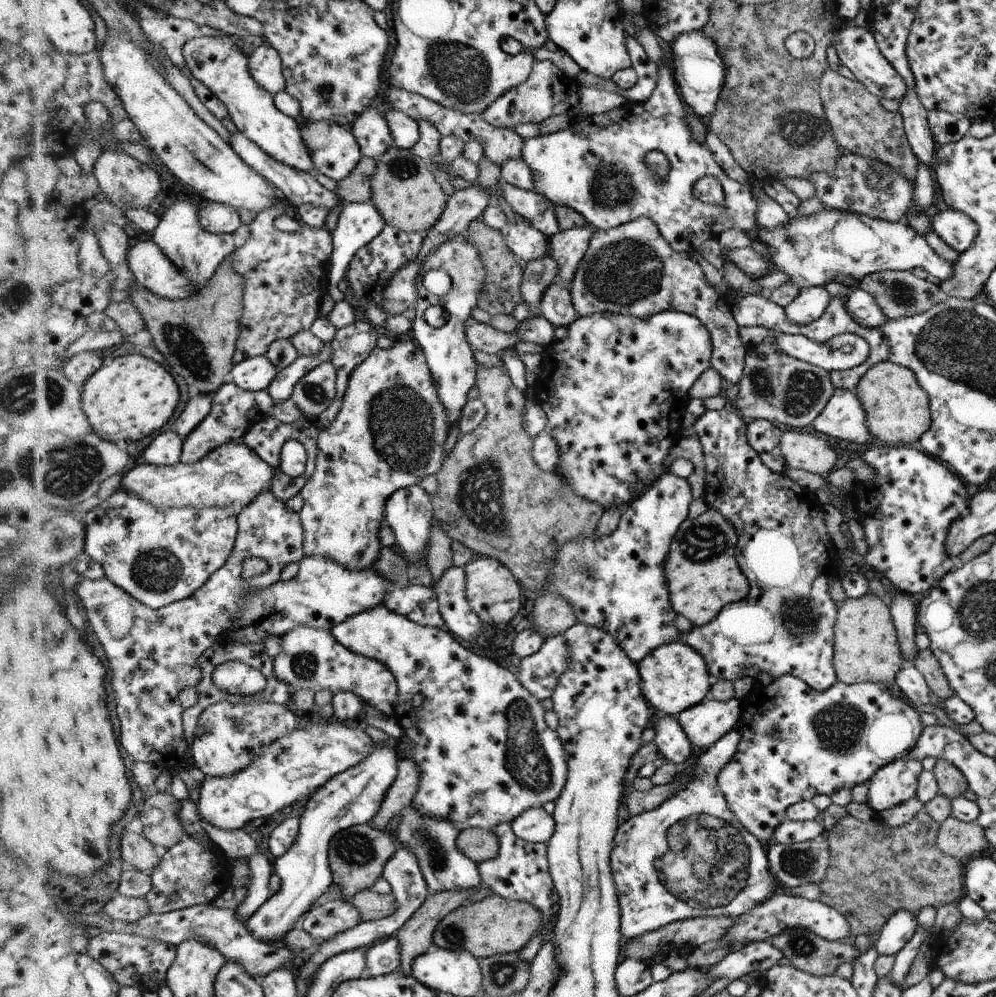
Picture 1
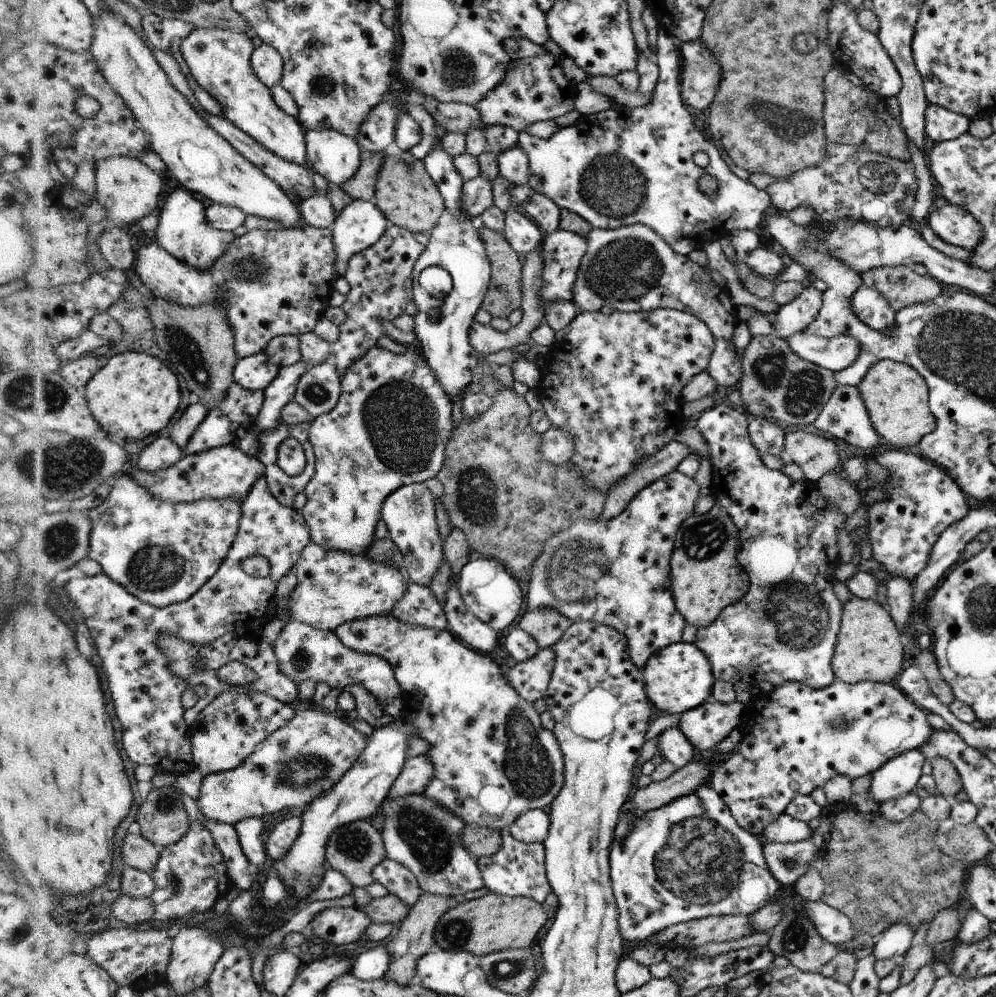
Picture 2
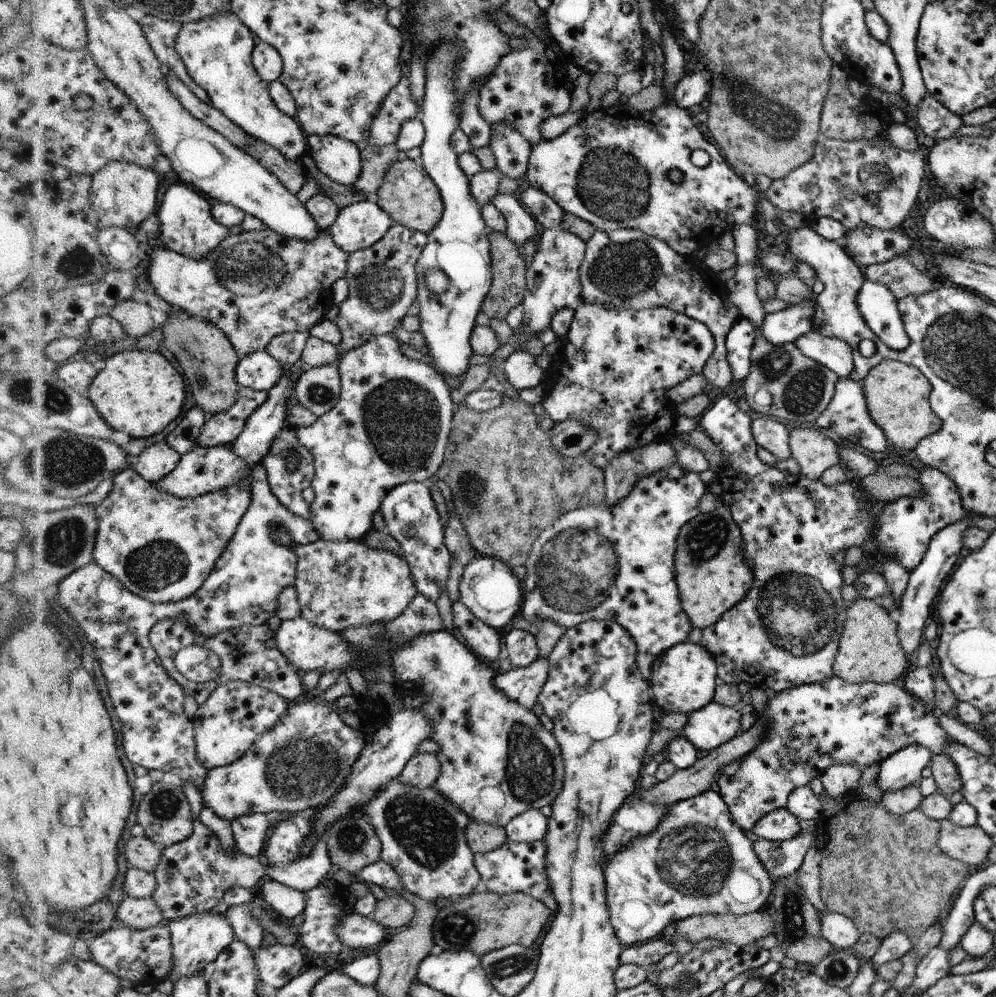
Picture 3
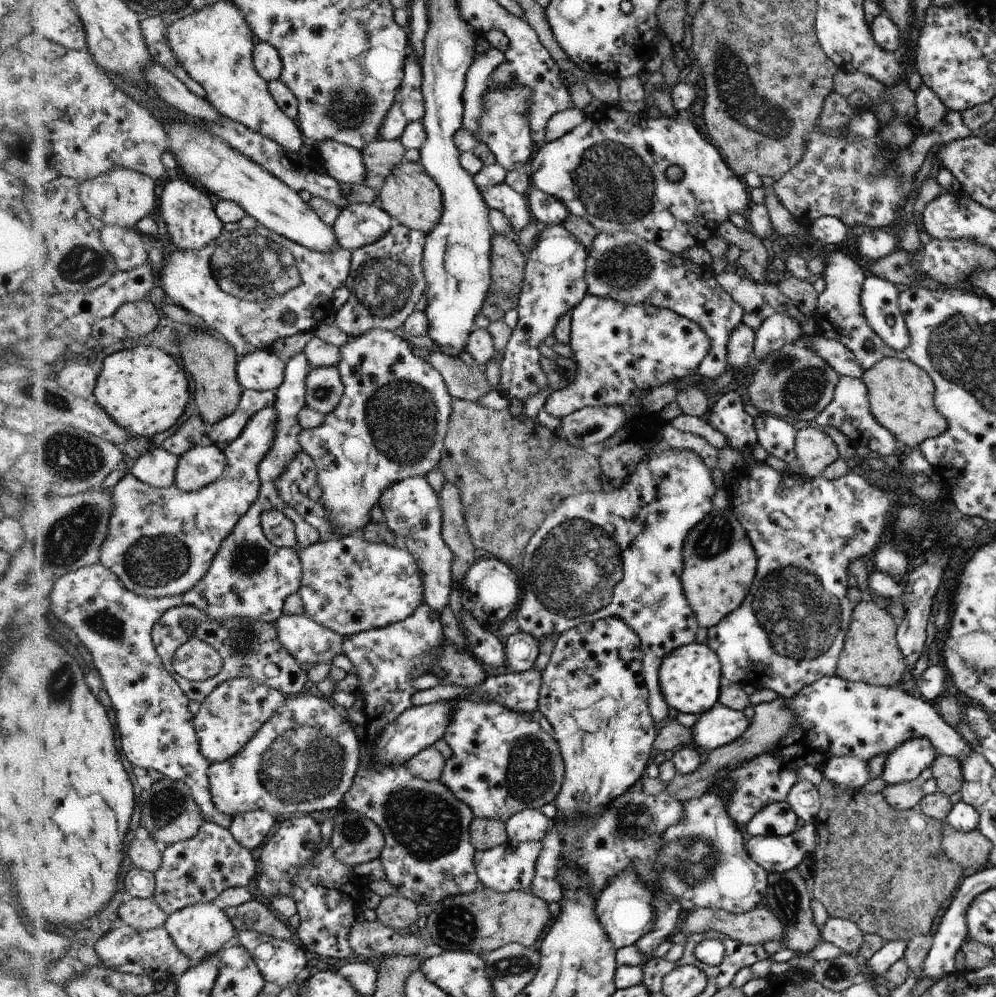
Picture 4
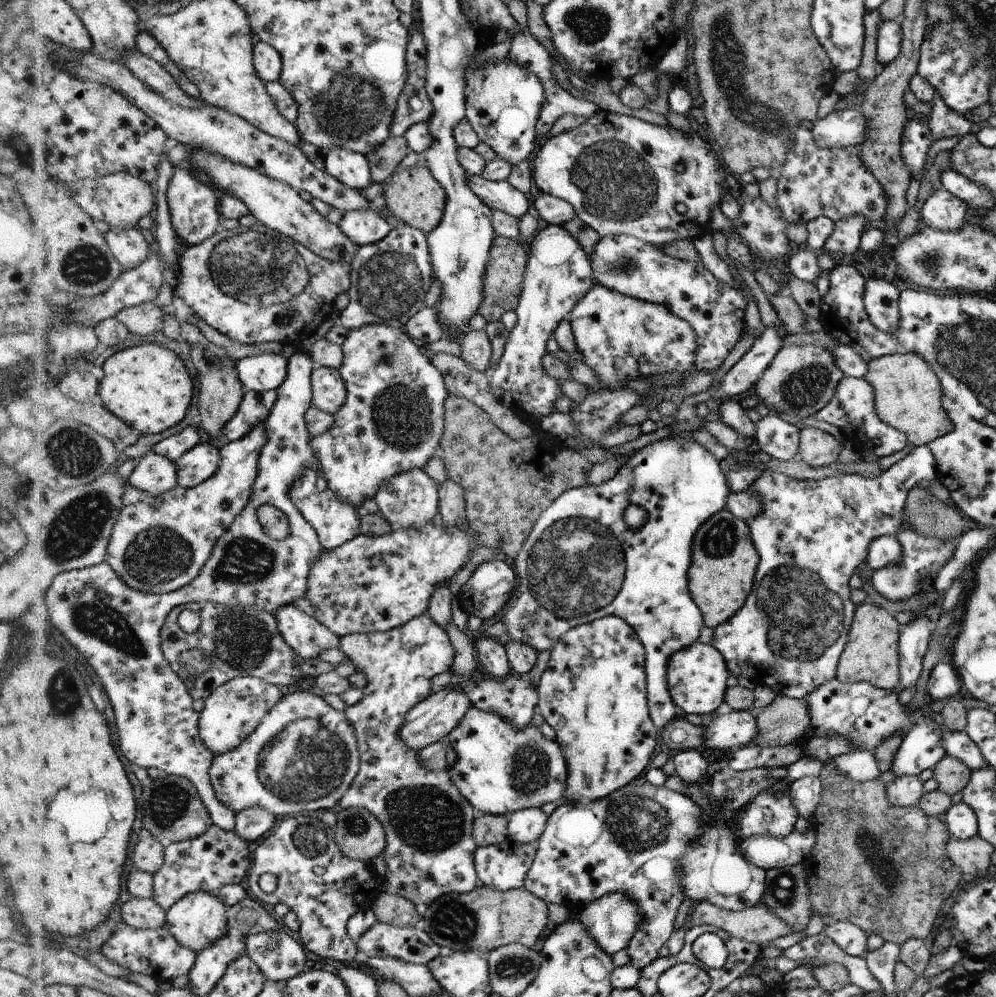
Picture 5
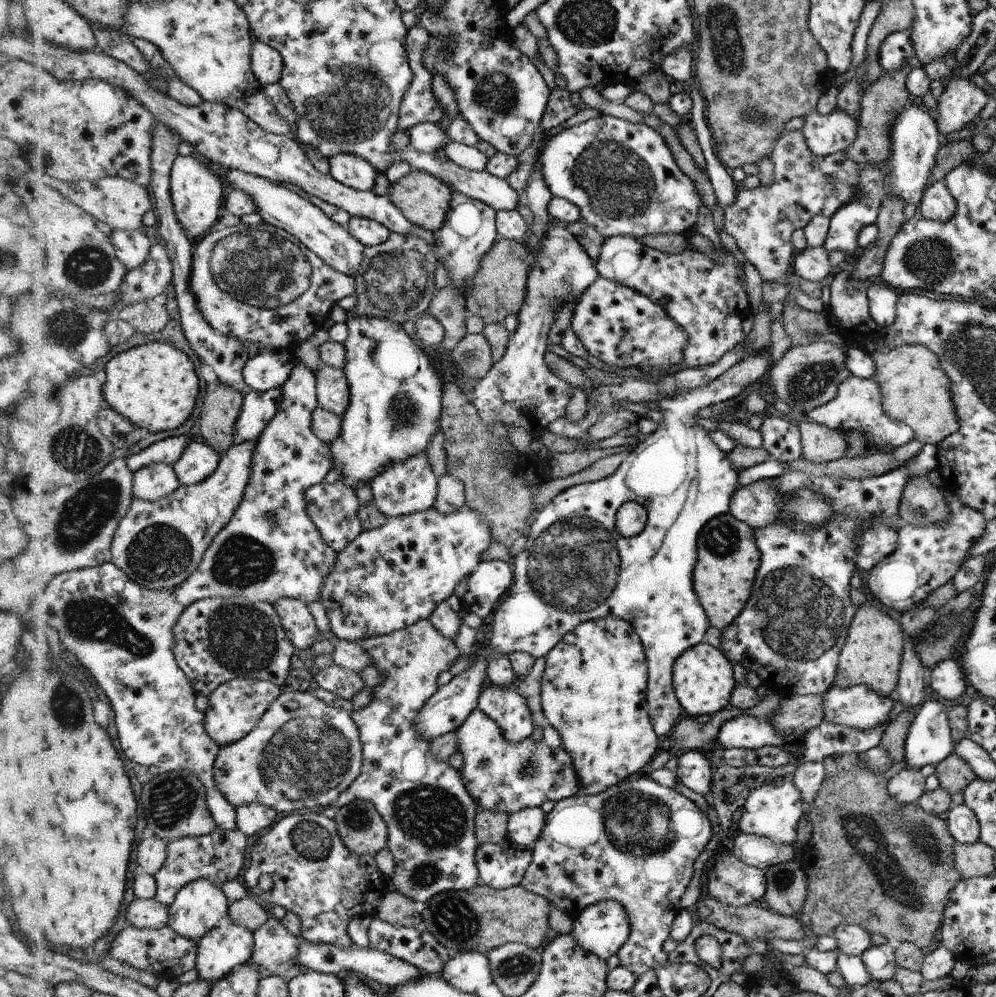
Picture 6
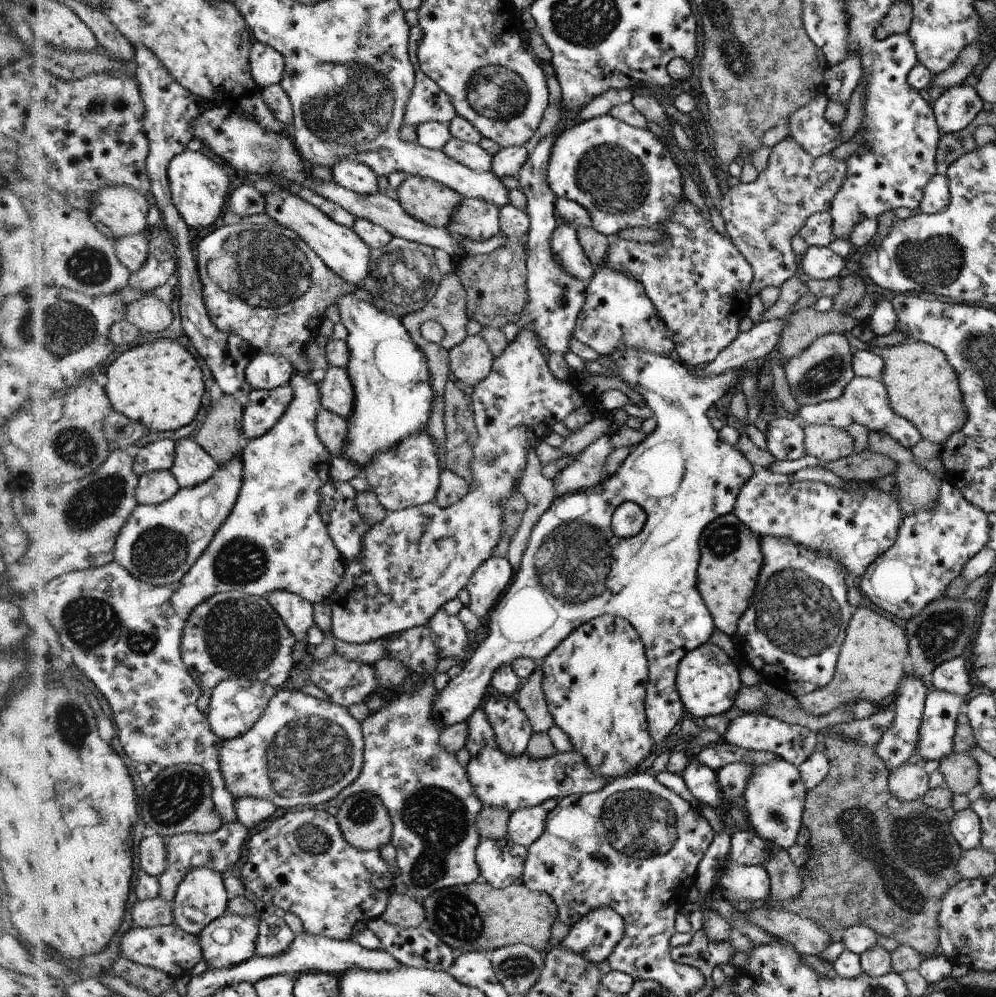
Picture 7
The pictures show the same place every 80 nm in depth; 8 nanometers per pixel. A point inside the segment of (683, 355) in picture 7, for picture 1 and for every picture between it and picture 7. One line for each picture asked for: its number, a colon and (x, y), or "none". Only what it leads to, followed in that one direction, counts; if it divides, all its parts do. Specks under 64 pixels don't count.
1: (632, 270)
2: (629, 269)
3: (627, 268)
4: (622, 266)
5: (716, 311)
6: (706, 296)

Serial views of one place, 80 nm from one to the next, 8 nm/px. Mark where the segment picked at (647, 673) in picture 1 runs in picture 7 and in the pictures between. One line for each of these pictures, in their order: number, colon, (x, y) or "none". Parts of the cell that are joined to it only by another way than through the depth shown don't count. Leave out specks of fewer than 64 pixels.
2: (679, 678)
3: (684, 679)
4: (691, 679)
5: (698, 675)
6: (704, 680)
7: (707, 680)

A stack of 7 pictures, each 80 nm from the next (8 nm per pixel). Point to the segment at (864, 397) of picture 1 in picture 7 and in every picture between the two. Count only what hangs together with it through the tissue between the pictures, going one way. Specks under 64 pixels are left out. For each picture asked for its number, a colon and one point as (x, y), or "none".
2: (896, 396)
3: (898, 394)
4: (902, 394)
5: (909, 395)
6: (916, 390)
7: (923, 388)

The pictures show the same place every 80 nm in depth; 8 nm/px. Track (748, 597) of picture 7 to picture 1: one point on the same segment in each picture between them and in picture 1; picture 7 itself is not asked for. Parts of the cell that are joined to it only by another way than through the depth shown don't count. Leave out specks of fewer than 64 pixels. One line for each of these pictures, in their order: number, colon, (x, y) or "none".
1: (704, 577)
2: (707, 577)
3: (712, 577)
4: (720, 563)
5: (725, 560)
6: (728, 560)

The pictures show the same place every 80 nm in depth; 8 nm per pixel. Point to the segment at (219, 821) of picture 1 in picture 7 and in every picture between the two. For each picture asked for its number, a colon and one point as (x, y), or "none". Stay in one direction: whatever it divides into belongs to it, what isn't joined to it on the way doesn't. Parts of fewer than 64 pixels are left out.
2: (305, 759)
3: (304, 761)
4: (305, 759)
5: (304, 757)
6: (304, 754)
7: (303, 752)

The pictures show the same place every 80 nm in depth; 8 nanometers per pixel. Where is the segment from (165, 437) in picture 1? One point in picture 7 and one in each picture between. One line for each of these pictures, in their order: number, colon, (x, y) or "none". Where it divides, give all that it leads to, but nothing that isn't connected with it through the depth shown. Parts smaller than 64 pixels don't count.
2: (164, 453)
3: (161, 460)
4: (159, 468)
5: (155, 474)
6: (157, 481)
7: (156, 487)

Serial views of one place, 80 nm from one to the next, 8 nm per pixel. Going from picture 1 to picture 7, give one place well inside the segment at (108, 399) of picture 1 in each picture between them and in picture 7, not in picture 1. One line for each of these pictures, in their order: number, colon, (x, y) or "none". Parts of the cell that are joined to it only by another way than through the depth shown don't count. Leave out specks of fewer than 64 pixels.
2: (136, 395)
3: (141, 392)
4: (146, 390)
5: (149, 386)
6: (157, 386)
7: (161, 384)

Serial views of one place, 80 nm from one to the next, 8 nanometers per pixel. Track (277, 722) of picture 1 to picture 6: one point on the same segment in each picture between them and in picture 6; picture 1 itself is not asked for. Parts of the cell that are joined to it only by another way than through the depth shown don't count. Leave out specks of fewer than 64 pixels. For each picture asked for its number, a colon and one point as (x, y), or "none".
2: (229, 731)
3: (232, 721)
4: (231, 718)
5: (234, 712)
6: (235, 709)

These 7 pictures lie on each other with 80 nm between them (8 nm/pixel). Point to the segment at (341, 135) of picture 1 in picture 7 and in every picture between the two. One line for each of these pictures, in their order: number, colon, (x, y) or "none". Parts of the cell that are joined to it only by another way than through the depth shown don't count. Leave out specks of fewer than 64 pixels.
2: (337, 157)
3: (340, 160)
4: (345, 164)
5: (351, 168)
6: (353, 171)
7: (355, 175)

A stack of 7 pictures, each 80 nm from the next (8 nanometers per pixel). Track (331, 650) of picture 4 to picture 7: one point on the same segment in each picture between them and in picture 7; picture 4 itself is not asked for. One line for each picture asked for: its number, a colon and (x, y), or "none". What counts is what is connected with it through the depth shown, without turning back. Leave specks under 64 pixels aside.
5: (307, 636)
6: (297, 619)
7: (297, 612)

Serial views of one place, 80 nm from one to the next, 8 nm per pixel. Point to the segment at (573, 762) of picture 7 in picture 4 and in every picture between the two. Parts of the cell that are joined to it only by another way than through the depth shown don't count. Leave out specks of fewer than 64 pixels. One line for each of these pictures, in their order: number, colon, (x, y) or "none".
4: (502, 763)
5: (500, 769)
6: (503, 777)

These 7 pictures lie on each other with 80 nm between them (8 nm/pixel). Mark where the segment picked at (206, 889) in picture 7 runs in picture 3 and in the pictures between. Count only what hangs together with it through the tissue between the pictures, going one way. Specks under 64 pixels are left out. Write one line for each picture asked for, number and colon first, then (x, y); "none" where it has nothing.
3: (199, 939)
4: (201, 930)
5: (201, 918)
6: (201, 906)

